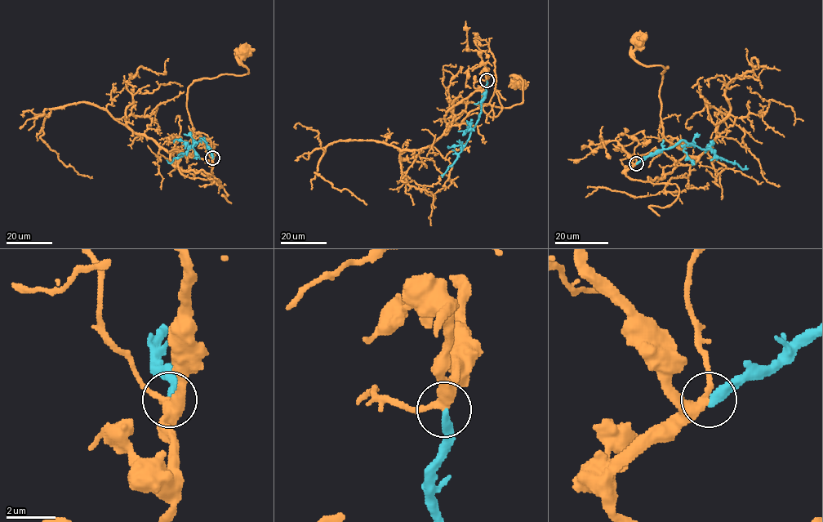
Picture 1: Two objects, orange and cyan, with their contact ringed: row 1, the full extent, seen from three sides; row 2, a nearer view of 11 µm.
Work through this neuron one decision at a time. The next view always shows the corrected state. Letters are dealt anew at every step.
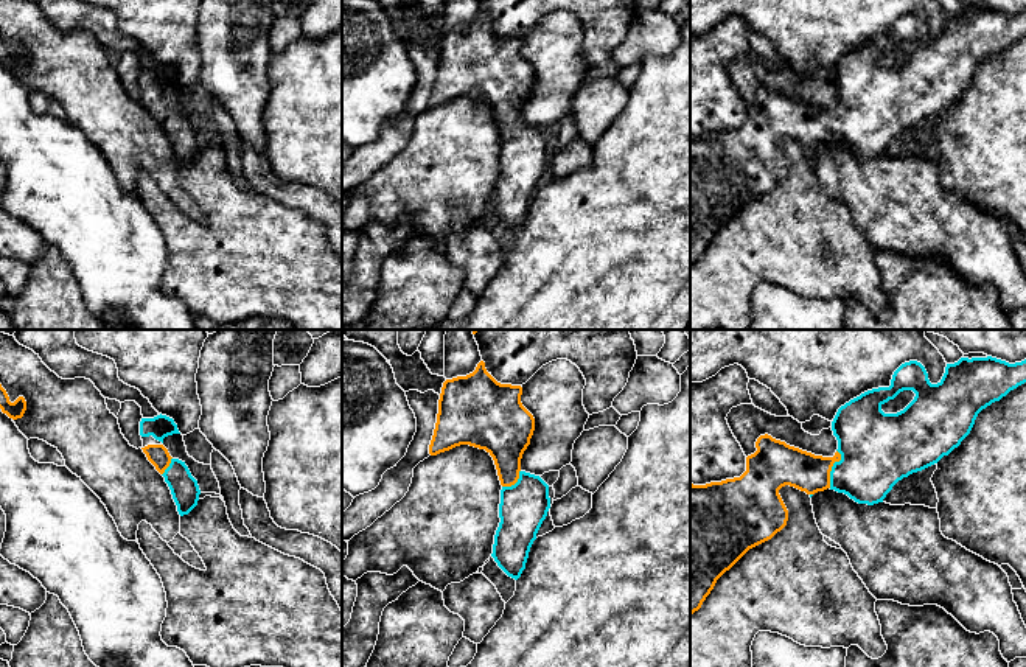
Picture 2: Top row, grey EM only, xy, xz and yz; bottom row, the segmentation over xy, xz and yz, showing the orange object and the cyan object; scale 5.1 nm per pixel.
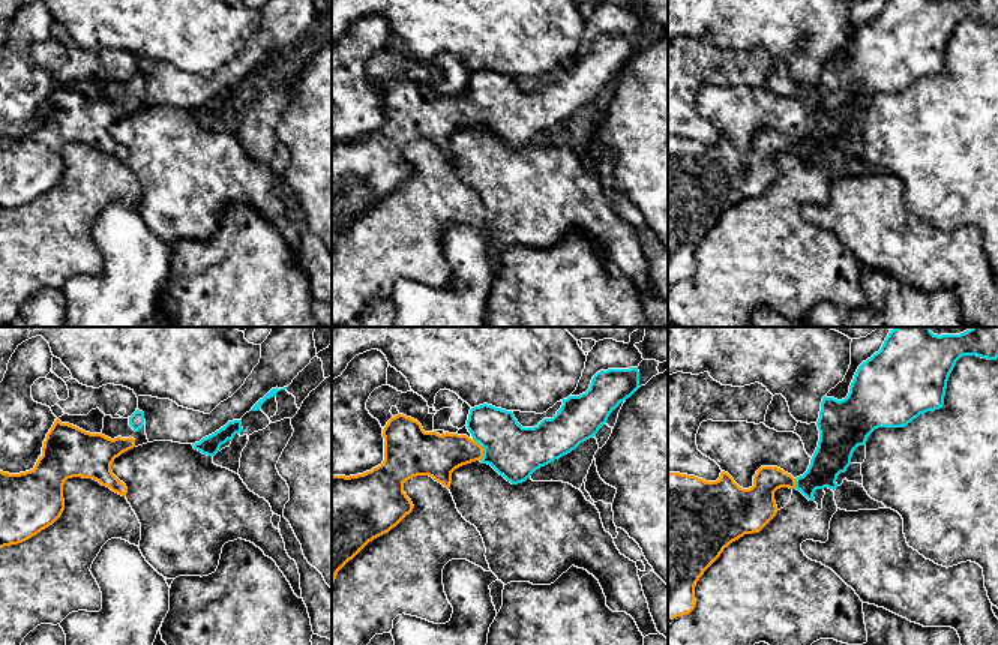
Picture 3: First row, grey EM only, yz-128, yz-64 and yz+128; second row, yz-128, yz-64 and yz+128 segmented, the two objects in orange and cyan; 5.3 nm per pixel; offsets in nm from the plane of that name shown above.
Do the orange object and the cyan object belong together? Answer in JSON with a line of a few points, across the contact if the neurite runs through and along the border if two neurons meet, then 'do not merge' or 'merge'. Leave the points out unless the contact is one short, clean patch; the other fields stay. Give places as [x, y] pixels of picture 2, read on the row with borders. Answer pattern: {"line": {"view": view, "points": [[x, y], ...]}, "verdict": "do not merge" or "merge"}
{"line": {"view": "yz", "points": [[782, 465], [830, 468], [858, 468], [875, 451]]}, "verdict": "merge"}

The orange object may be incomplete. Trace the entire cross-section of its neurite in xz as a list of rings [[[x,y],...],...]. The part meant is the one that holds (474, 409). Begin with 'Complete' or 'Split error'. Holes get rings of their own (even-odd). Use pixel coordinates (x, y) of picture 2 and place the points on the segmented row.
Split error. [[[480,361],[473,373],[443,382],[429,445],[431,456],[469,445],[493,457],[502,490],[491,557],[515,580],[550,508],[549,485],[521,470],[535,431],[521,395],[521,386],[497,382]]]

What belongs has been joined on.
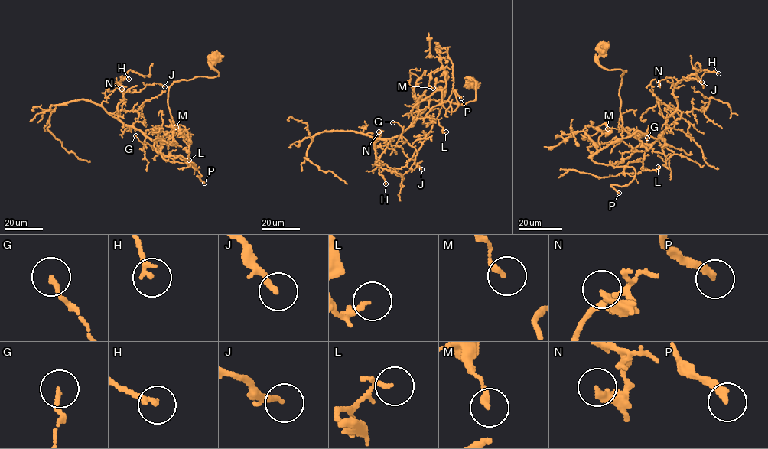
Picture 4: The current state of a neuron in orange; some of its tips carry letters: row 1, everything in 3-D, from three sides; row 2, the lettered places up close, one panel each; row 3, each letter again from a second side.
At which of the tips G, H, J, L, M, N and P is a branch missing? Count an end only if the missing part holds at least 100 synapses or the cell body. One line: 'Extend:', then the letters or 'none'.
Extend: P

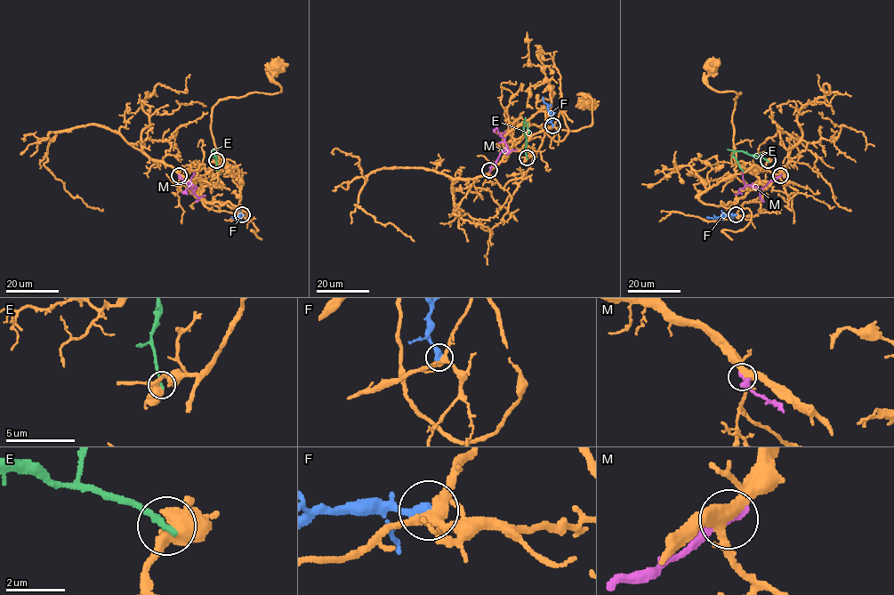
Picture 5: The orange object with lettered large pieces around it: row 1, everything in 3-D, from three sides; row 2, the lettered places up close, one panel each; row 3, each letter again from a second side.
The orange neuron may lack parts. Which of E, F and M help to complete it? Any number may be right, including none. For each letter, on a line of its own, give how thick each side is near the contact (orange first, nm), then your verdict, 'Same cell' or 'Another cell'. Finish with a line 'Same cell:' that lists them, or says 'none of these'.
E: Thickness 480 nm (orange) against 200 nm. Another cell
F: Thickness 340 nm (orange) against 440 nm. Another cell
M: Thickness 360 nm (orange) against 280 nm. Another cell
Same cell: none of these

